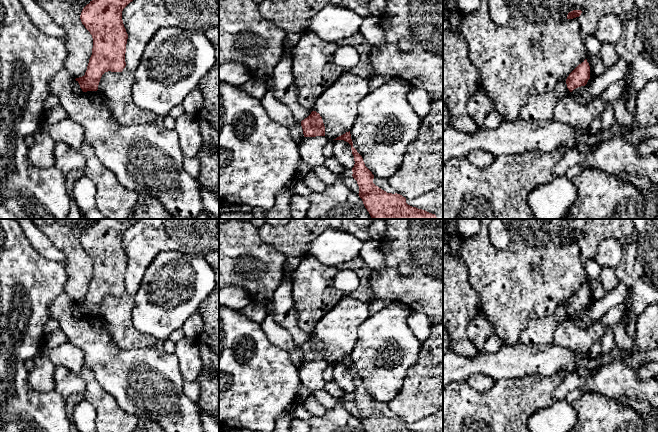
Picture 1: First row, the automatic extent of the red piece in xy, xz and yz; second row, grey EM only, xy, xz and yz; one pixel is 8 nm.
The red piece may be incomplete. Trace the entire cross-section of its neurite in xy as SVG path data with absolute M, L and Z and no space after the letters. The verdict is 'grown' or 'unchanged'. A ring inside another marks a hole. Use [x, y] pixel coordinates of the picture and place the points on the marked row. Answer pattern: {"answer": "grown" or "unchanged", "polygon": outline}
{"answer": "unchanged", "polygon": "M92 0L83 8L80 19L93 38L92 55L89 59L85 75L75 79L83 92L97 91L100 79L105 72L122 72L125 68L128 34L123 24L122 11L132 1Z"}

